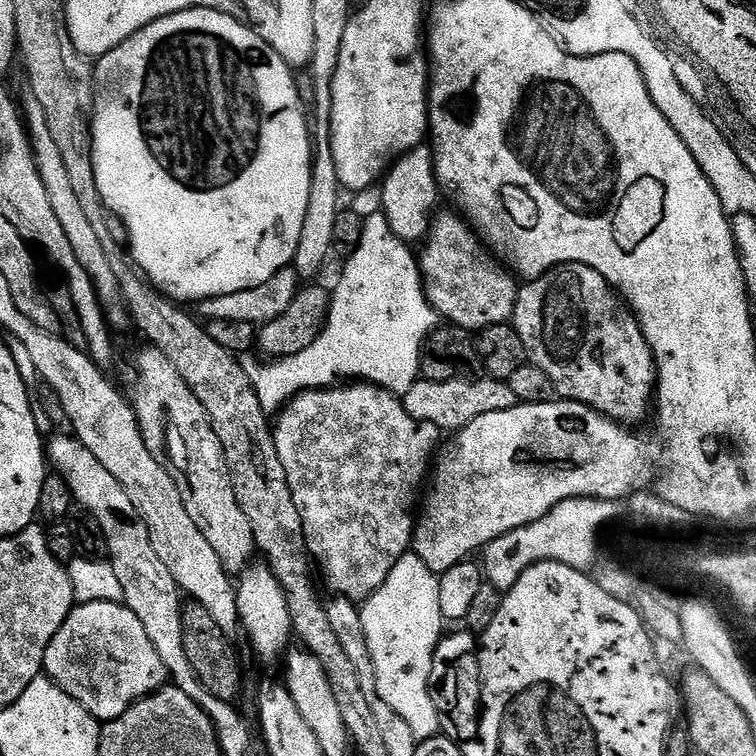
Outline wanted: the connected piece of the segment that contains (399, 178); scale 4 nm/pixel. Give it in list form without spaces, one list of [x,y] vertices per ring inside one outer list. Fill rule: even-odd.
[[[431,147],[412,148],[404,153],[383,177],[384,207],[382,213],[389,220],[394,234],[405,242],[423,241],[437,211],[436,199],[441,199],[442,189],[436,182],[436,157]]]

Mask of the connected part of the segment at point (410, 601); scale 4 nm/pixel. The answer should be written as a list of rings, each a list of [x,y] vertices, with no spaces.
[[[409,550],[396,563],[394,570],[390,570],[386,582],[382,582],[382,586],[378,586],[376,593],[363,601],[359,609],[364,646],[367,656],[372,659],[378,694],[382,702],[386,702],[386,706],[390,706],[390,710],[394,710],[394,714],[398,714],[398,718],[402,718],[402,722],[410,726],[410,731],[418,742],[428,740],[440,732],[440,715],[430,687],[434,654],[446,632],[446,621],[438,602],[439,585],[439,575],[432,572],[430,566],[426,566],[426,562],[422,562],[422,558],[418,558],[415,552]]]

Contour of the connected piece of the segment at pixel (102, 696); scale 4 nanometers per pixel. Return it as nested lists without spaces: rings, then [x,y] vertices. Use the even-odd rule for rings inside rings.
[[[114,600],[77,603],[50,646],[46,646],[43,671],[101,722],[126,714],[129,706],[165,687],[170,680],[158,650],[154,650],[154,642],[150,642],[142,622],[138,622],[138,614]]]

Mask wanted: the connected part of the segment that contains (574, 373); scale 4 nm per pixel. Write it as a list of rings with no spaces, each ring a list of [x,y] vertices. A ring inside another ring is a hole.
[[[560,264],[556,268],[551,268],[546,274],[542,274],[536,280],[527,281],[517,291],[516,309],[511,318],[517,334],[521,336],[522,342],[525,344],[527,359],[531,363],[540,367],[543,373],[550,378],[553,386],[556,387],[556,396],[565,400],[573,400],[579,404],[590,406],[594,411],[602,416],[609,416],[616,423],[625,426],[637,426],[644,420],[644,356],[646,360],[646,345],[644,342],[644,332],[640,329],[640,323],[636,321],[636,315],[632,312],[623,299],[618,295],[615,288],[606,282],[606,278],[602,278],[602,274],[598,274],[598,270],[594,270],[585,264]]]

